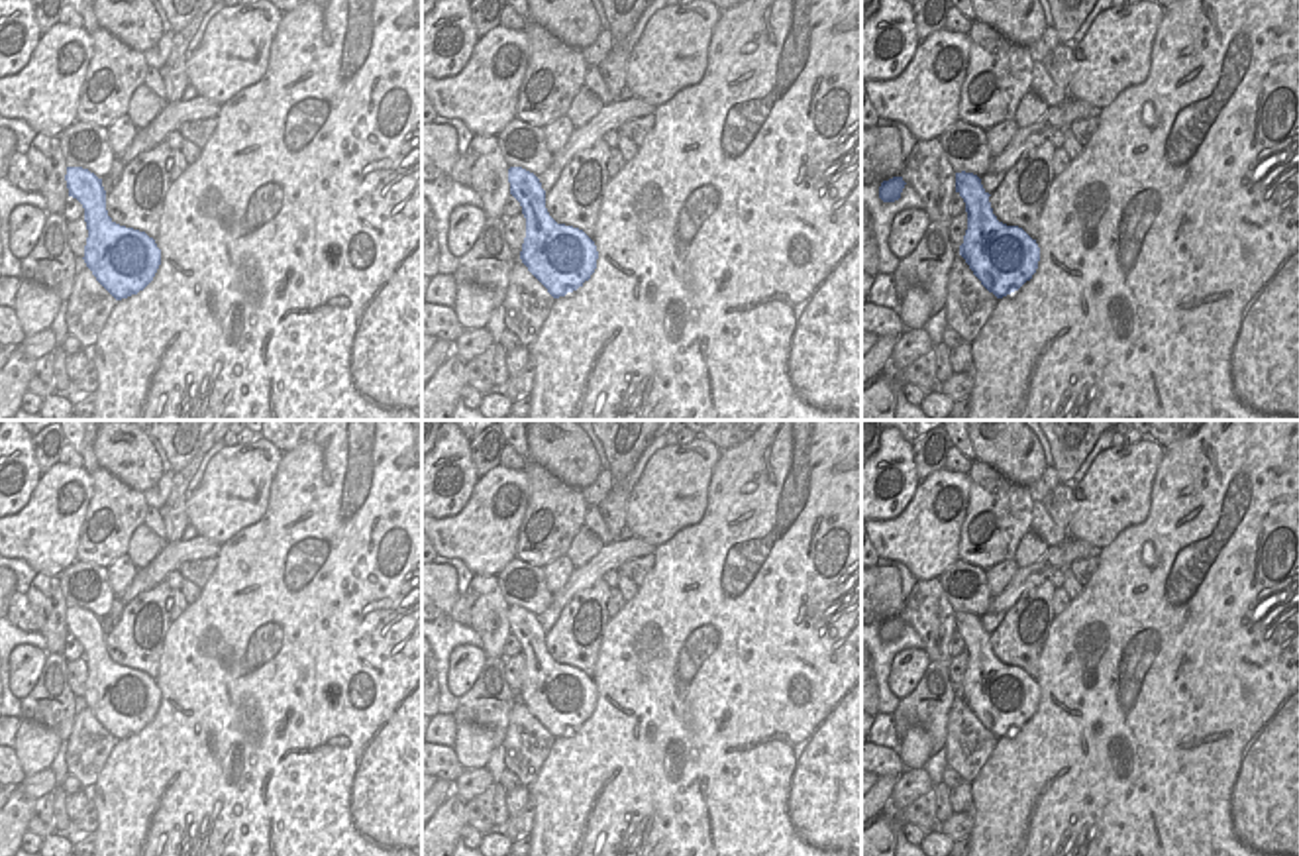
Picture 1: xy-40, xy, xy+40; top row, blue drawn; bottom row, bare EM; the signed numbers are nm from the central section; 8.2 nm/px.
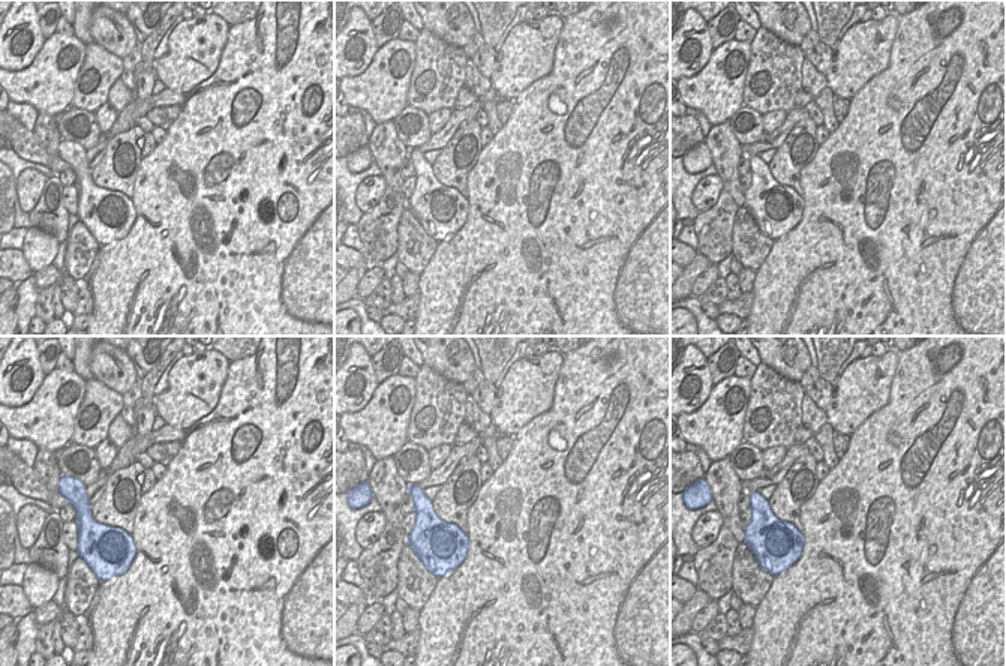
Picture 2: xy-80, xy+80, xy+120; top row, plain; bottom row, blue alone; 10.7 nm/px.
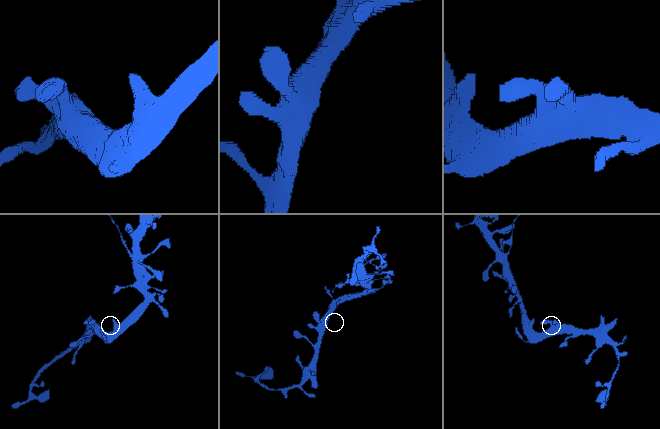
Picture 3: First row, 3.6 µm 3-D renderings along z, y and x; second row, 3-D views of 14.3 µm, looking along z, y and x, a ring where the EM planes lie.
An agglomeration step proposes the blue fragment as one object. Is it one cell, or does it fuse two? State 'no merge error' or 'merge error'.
no merge error

